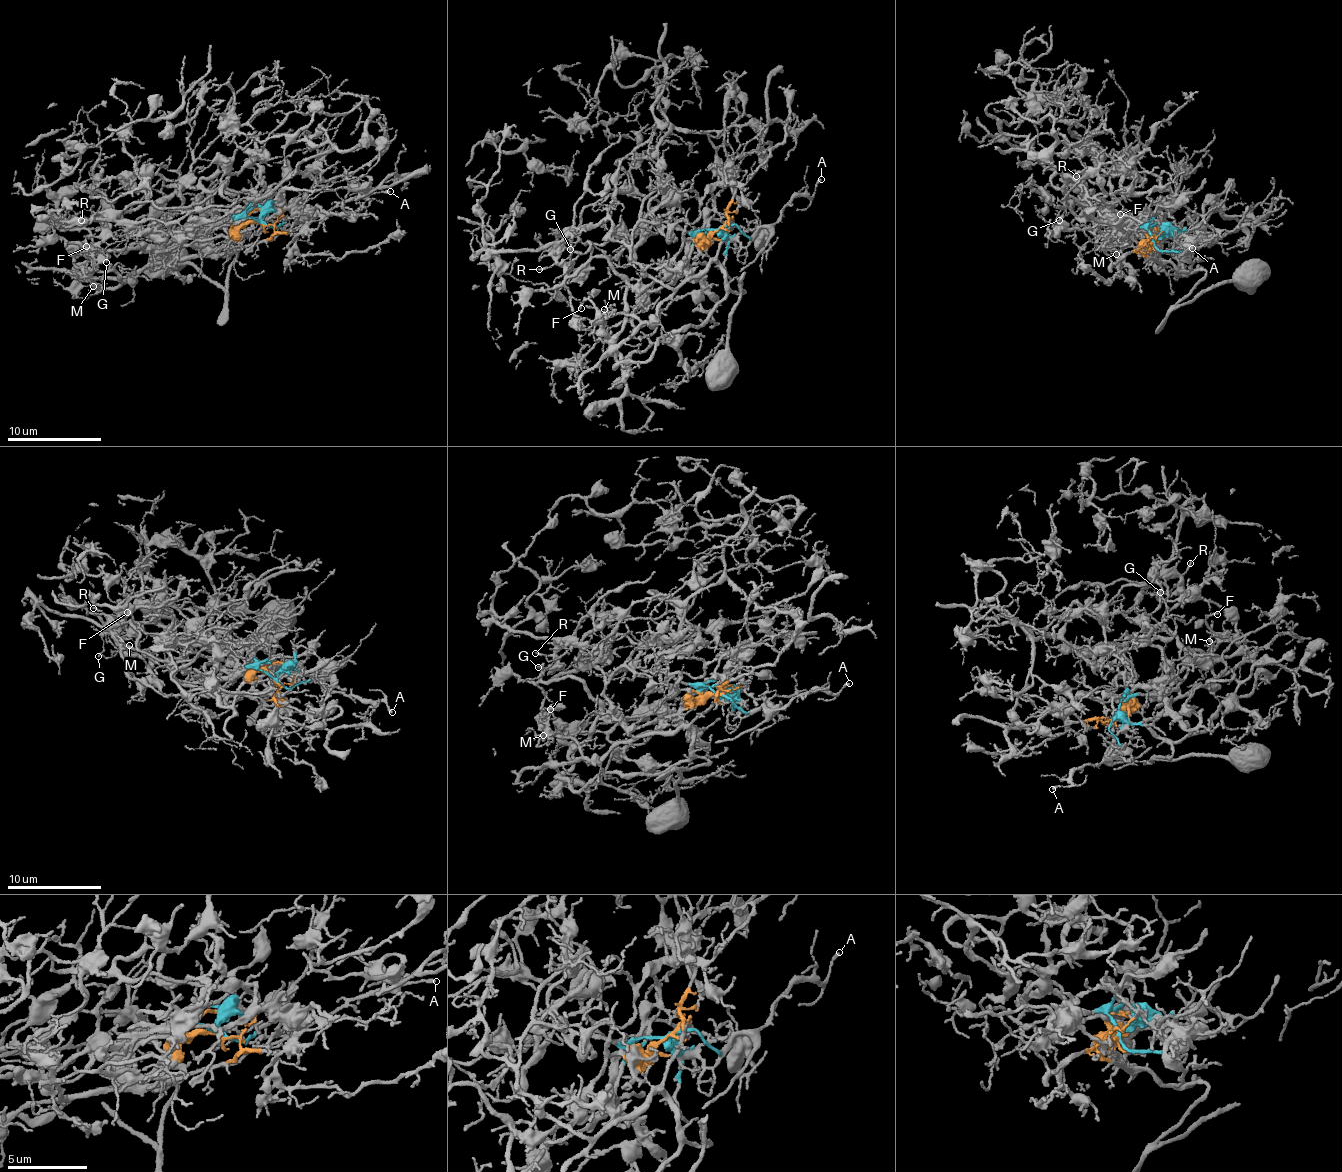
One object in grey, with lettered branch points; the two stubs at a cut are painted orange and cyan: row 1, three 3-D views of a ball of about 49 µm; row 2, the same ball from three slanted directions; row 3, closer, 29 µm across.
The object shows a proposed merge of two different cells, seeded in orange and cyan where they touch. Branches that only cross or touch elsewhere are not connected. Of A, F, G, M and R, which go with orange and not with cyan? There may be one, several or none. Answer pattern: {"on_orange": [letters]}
{"on_orange": ["F", "G", "M", "R"]}

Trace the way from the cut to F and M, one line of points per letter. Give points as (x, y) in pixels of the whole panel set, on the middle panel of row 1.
F: (720, 228), (703, 242), (709, 261), (658, 303), (653, 321), (602, 313), (589, 300), (580, 309)
M: (720, 228), (703, 242), (709, 261), (658, 303), (653, 321), (640, 321), (611, 306), (612, 314), (604, 310)

